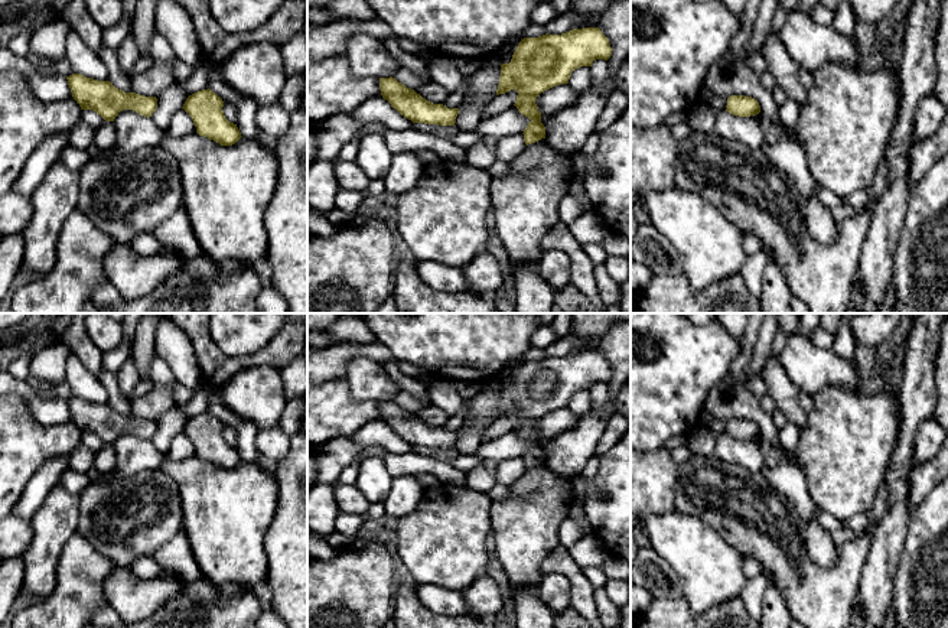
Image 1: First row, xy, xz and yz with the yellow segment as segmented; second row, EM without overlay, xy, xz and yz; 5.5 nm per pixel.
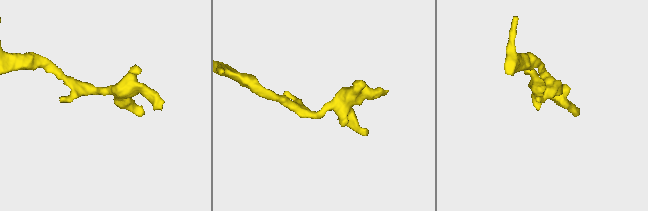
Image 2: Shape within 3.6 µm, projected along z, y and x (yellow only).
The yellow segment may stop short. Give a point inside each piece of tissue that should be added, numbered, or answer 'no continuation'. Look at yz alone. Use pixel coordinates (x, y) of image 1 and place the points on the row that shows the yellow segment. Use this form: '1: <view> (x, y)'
no continuation

